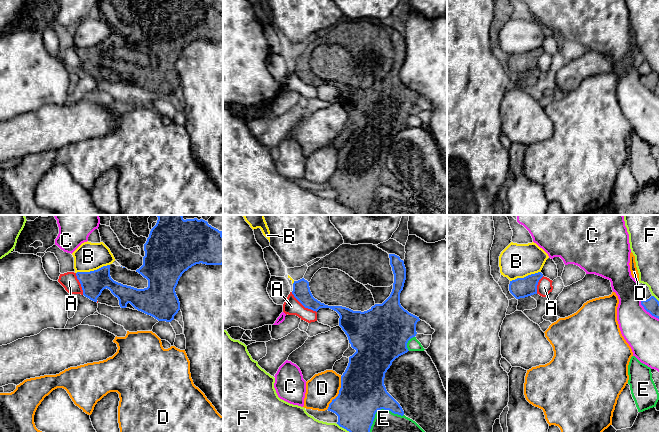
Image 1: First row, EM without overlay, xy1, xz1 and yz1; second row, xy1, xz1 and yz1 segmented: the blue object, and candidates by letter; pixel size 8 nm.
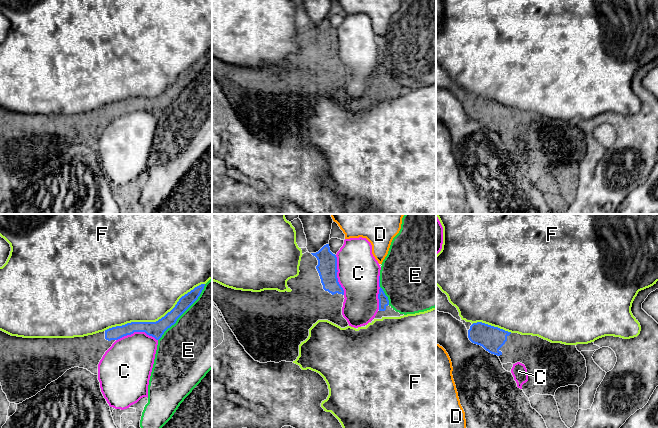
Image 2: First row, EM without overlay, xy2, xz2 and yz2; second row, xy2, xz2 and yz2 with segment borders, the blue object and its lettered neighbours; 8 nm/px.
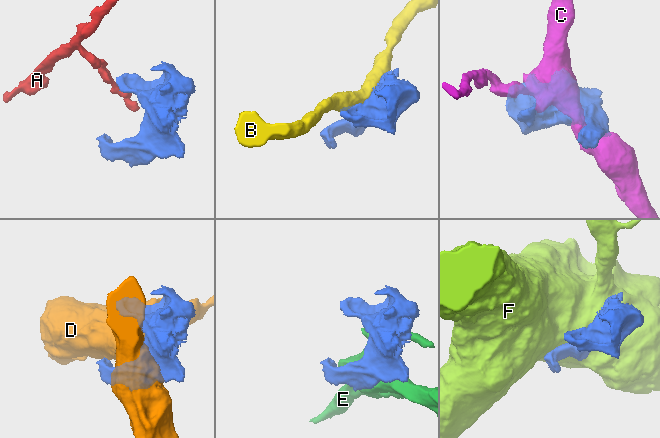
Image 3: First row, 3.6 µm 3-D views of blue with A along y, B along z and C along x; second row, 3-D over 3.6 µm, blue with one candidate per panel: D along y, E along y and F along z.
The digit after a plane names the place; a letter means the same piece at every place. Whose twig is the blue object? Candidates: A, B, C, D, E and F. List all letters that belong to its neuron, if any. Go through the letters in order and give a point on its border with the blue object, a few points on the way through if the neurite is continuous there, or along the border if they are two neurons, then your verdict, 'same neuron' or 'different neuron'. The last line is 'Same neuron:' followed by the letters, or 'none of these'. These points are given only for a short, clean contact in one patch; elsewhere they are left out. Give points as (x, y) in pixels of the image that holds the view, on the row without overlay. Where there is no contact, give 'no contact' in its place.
A: xz1 (303, 81) | along xz1 (291, 68), (305, 83), (316, 88) | different neuron
B: xy1 (92, 47) | different neuron
C: xy2 (136, 107) | different neuron
D: xz1 (339, 169) | different neuron
E: xy2 (183, 88) | different neuron
F: xy2 (156, 97) | different neuron
Same neuron: none of these

